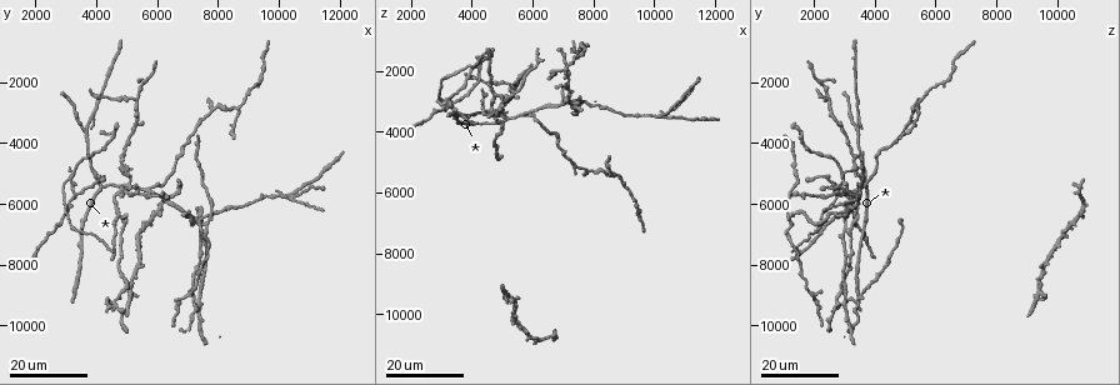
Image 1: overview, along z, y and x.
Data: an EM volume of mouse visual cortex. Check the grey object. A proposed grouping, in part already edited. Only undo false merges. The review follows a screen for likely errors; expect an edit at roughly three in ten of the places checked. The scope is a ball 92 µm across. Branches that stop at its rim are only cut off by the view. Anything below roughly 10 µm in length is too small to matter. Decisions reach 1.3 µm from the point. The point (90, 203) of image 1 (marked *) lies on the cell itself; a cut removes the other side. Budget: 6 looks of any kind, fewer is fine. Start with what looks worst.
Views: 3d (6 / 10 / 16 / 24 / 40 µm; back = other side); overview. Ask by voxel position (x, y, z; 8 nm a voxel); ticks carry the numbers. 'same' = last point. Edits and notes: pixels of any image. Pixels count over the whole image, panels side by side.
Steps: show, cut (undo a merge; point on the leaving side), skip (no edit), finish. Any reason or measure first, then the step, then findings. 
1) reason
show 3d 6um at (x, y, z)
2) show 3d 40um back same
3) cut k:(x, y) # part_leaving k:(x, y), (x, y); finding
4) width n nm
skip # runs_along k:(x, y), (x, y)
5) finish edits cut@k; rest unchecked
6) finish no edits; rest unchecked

four-way junction
show 3d 24um at (10200, 5800, 3400)

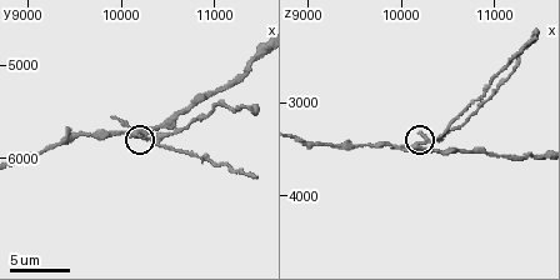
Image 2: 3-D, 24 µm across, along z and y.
zoom in
show 3d 6um same

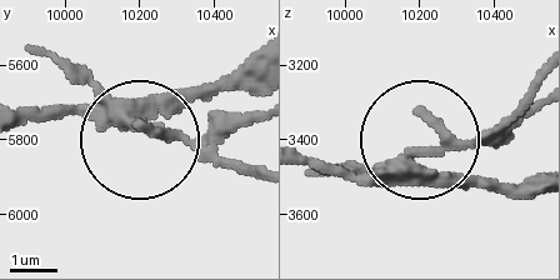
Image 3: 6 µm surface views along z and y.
width 280 nm
cut 3:(180, 130) # part_leaving 3:(115, 110), (183, 134), (254, 118); a second cell is stuck on

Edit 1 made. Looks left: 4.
show overview

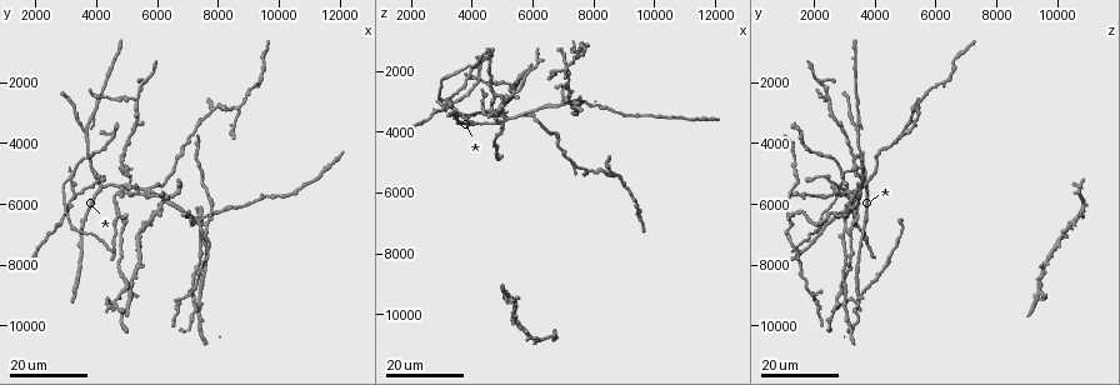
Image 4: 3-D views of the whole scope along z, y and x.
a fork
show 3d 24um at (3100, 5200, 2900)

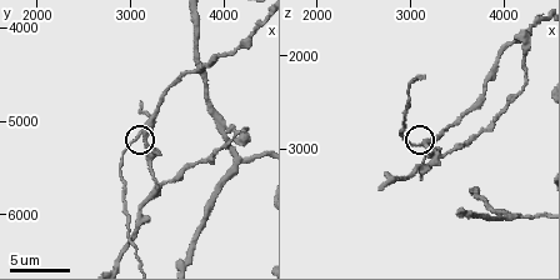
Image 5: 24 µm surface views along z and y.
show 3d 10um at (3200, 5150, 2950)

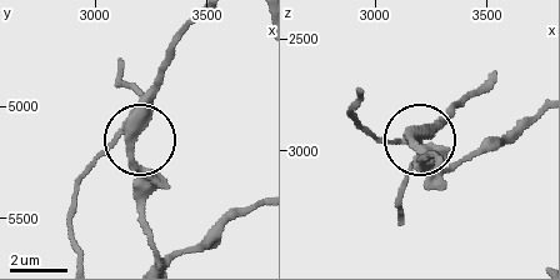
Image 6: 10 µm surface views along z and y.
cut 6:(133, 83) # part_leaving 6:(128, 119), (120, 138), (80, 181), (70, 210), (75, 253); two cells meet here

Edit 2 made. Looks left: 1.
finish edits cut@3, cut@6; rest unchecked

